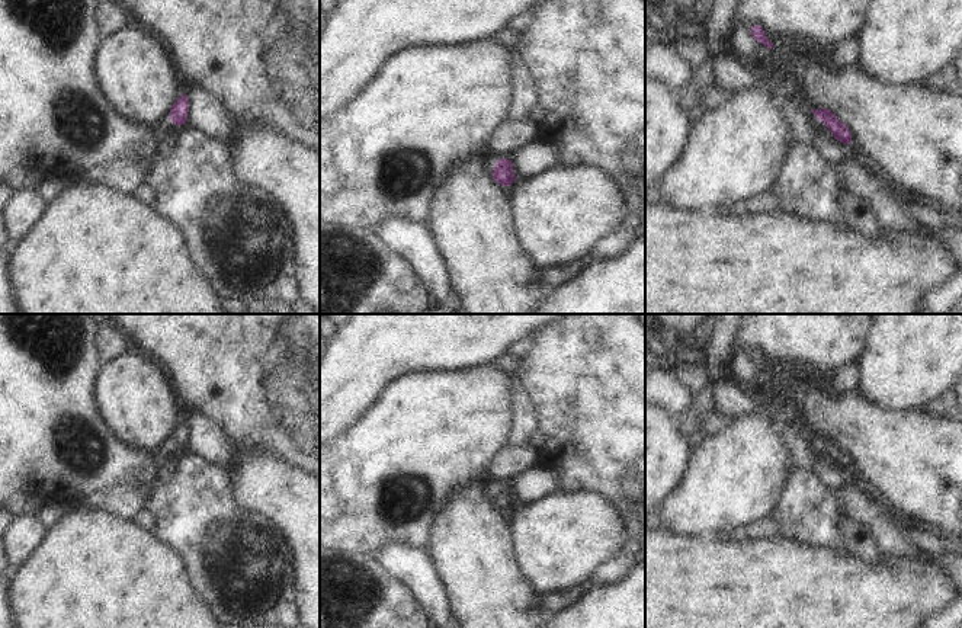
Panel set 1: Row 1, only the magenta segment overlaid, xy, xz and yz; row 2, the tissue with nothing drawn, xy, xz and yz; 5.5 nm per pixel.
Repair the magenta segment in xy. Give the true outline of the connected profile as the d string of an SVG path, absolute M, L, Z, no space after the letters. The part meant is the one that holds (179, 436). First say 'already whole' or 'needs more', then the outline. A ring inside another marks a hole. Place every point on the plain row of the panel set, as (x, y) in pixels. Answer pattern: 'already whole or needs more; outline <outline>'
needs more; outline M183 419L176 429L170 435L170 443L167 446L160 446L153 452L153 458L158 464L158 467L163 464L163 461L171 455L176 455L177 451L185 451L187 445L189 438L189 426L187 422Z

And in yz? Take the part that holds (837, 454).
needs more; outline M822 433L820 436L812 435L811 436L815 443L817 443L817 454L828 464L836 464L840 468L844 470L852 470L852 458L849 456L849 454L846 452L846 449L843 449L841 446L837 445L837 442Z

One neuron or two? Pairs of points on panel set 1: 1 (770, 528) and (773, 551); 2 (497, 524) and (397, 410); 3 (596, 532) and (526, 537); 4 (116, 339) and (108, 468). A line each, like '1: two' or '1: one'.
1: two
2: two
3: one
4: two

